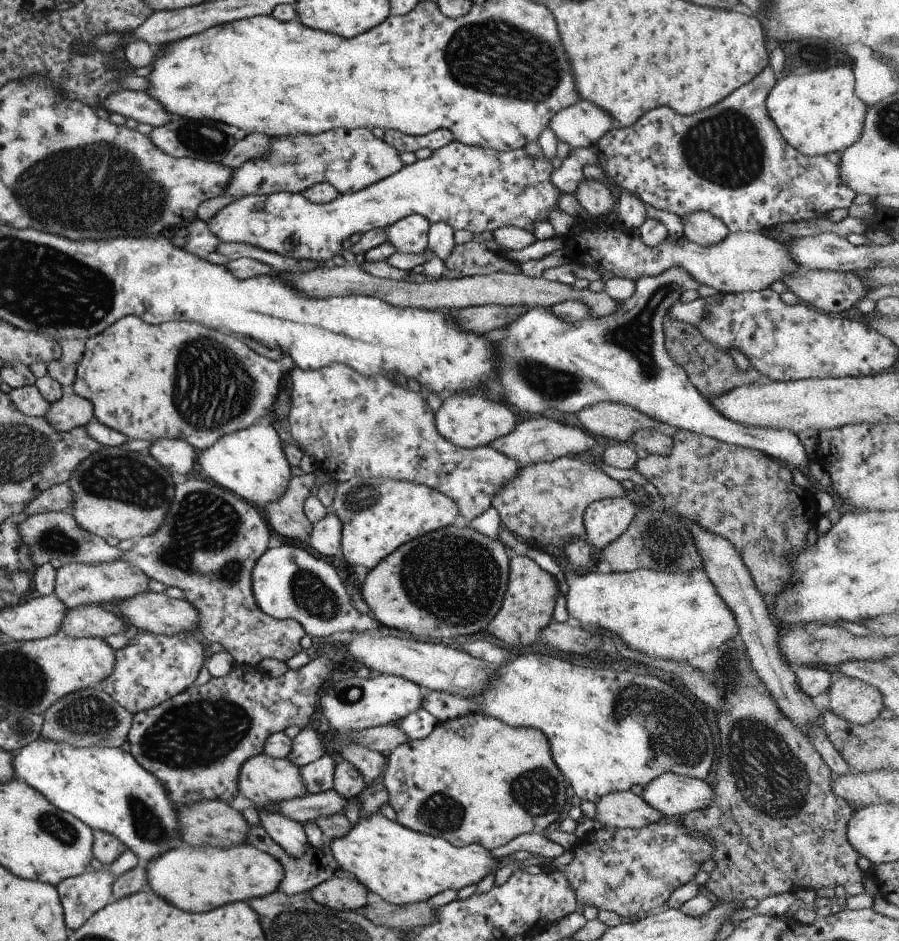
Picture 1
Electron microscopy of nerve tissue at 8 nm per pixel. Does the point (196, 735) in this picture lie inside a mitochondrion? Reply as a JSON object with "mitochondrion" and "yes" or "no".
{"mitochondrion":"yes"}

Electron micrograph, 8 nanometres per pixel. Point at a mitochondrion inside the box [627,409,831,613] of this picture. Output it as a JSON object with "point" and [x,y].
{"point":[663,545]}

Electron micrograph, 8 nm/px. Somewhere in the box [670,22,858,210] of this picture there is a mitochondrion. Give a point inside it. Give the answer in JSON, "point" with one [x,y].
{"point":[726,148]}

